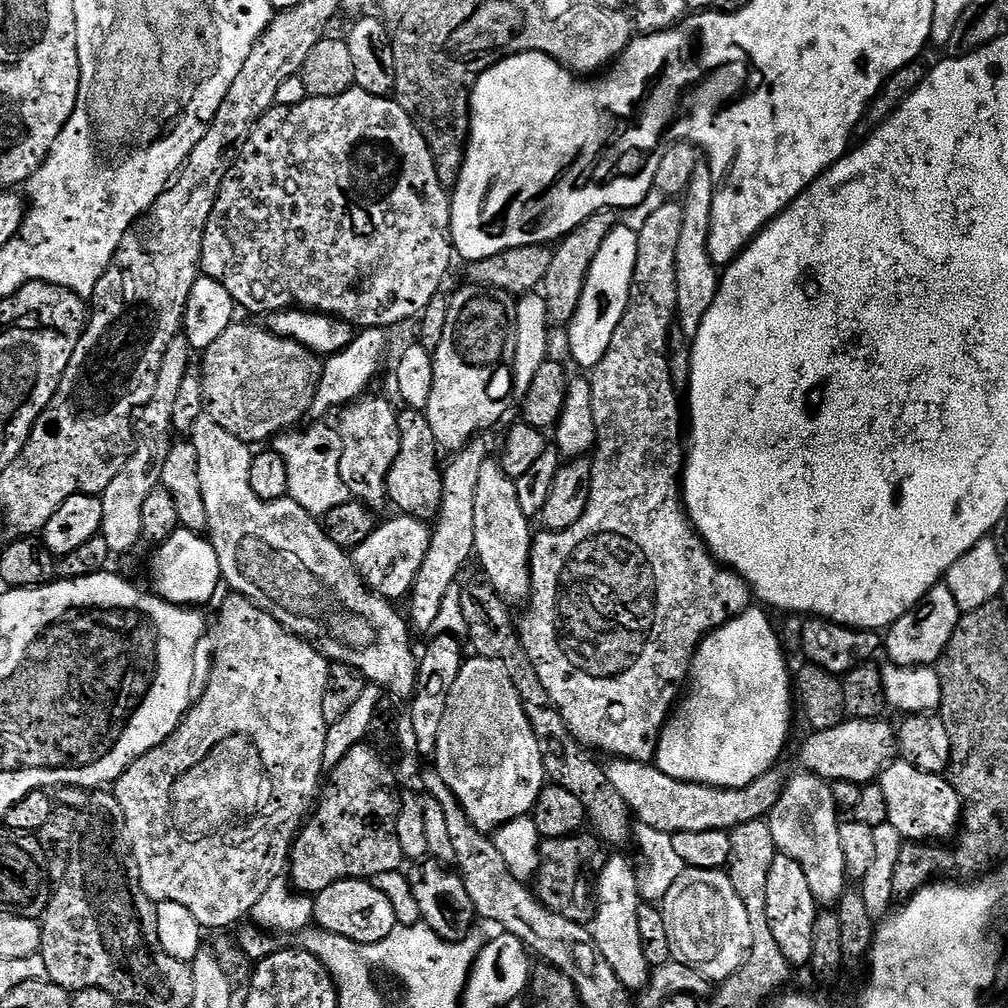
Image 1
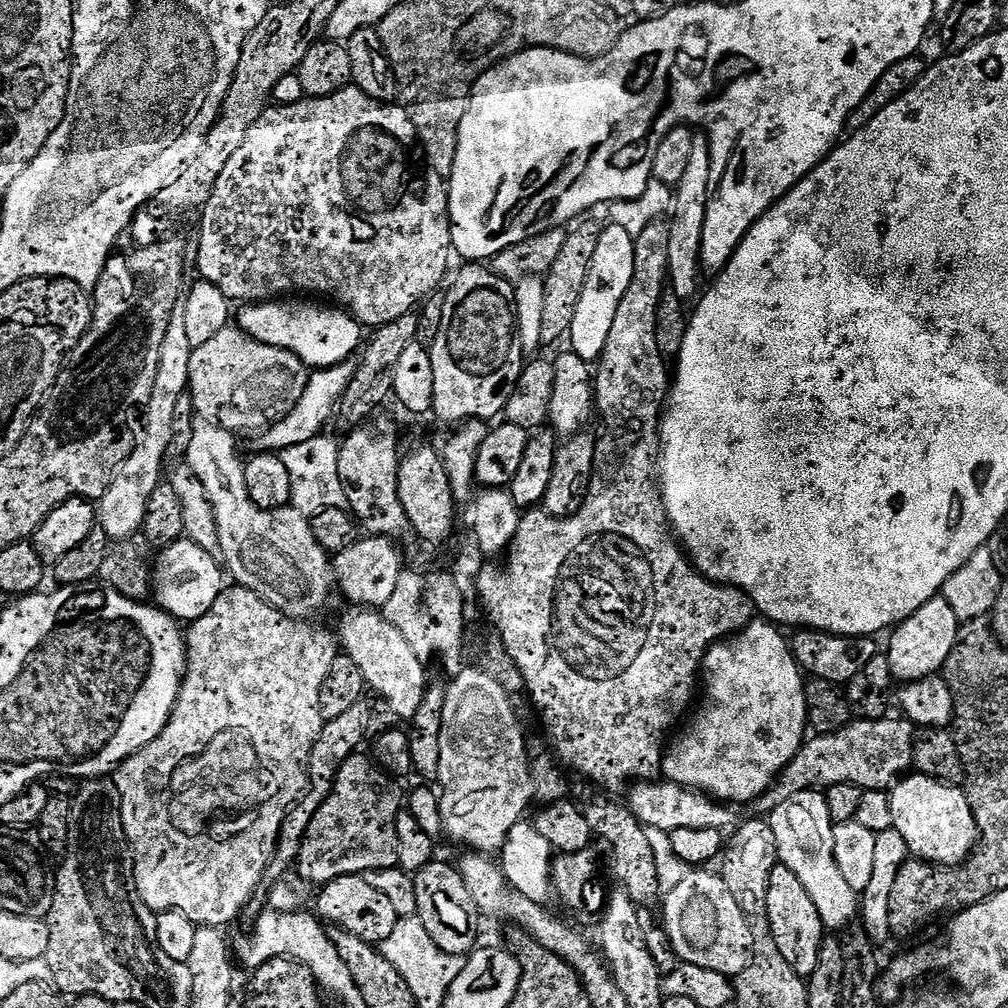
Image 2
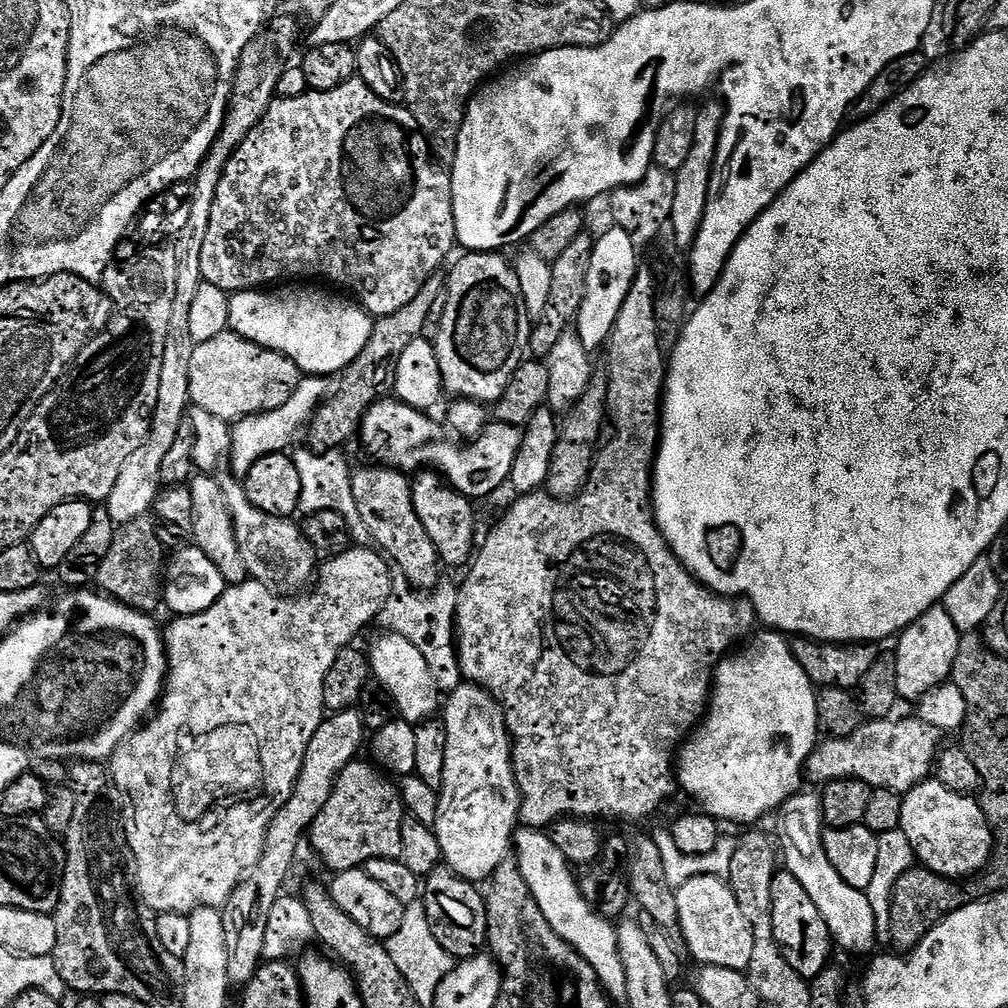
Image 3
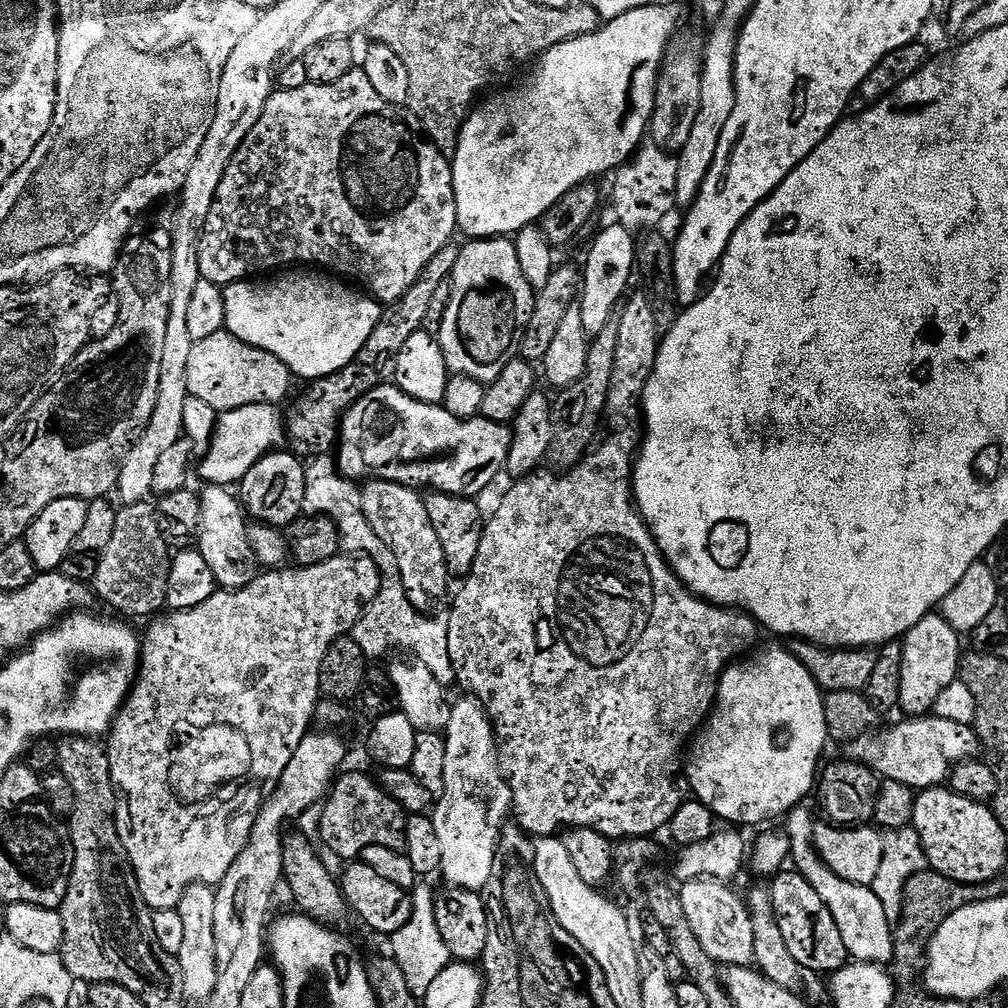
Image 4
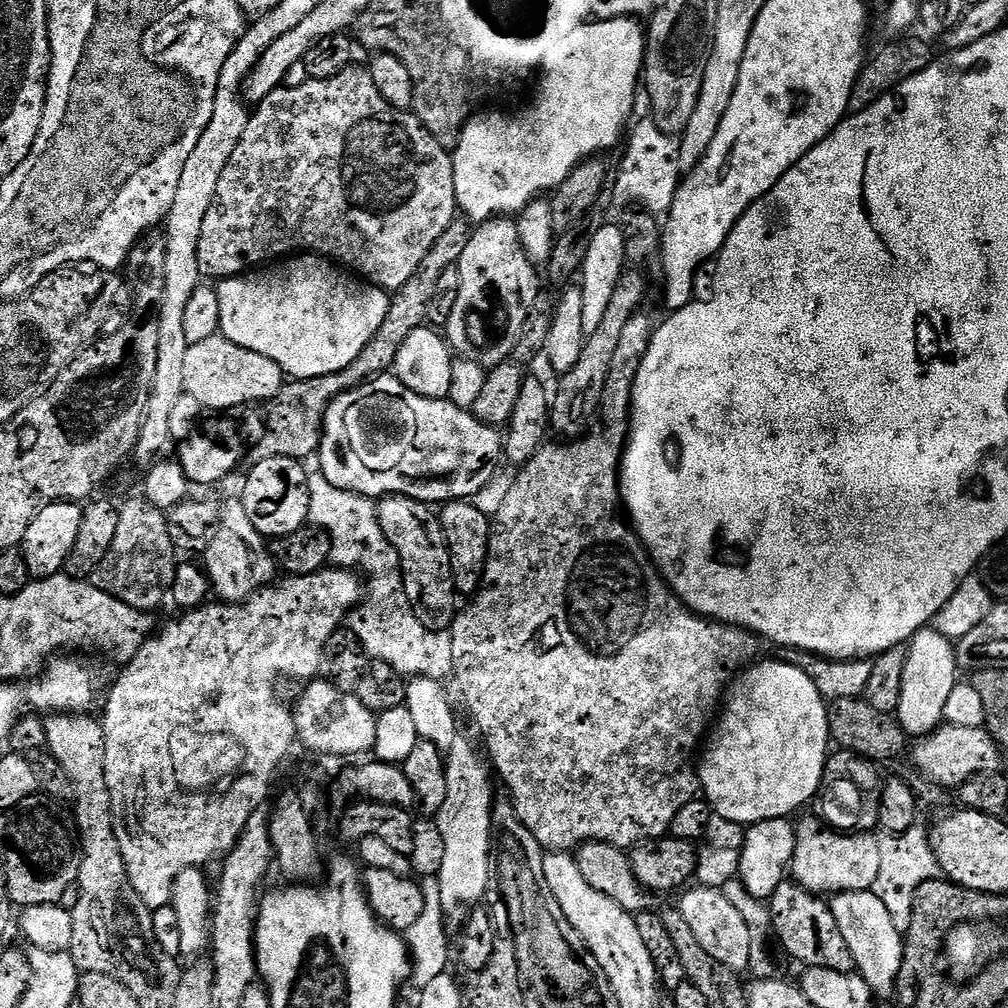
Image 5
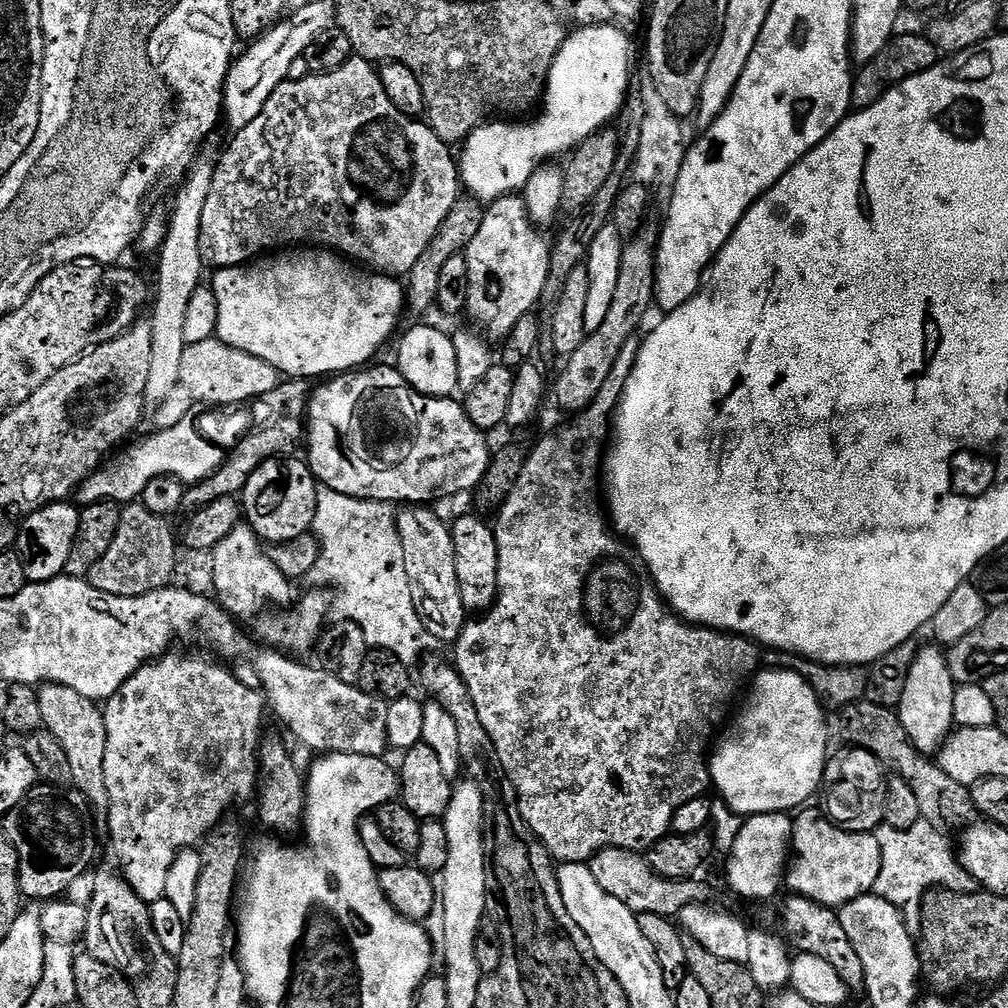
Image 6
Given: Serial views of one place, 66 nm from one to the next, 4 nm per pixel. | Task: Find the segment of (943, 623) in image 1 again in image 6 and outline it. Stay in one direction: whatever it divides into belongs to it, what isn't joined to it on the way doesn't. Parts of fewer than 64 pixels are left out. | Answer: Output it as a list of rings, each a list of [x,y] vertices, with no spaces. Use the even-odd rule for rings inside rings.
[[[921,647],[917,651],[914,666],[910,666],[910,678],[906,678],[906,690],[902,690],[902,702],[898,709],[908,739],[917,750],[925,754],[939,753],[954,731],[954,694],[958,687],[948,669],[947,655],[939,647],[931,647]]]

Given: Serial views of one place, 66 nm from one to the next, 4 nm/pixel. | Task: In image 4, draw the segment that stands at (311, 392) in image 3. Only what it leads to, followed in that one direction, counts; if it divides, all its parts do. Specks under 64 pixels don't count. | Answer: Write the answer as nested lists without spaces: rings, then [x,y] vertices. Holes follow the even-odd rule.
[[[252,403],[250,406],[238,406],[238,410],[219,413],[216,431],[212,433],[207,454],[200,464],[200,476],[205,483],[230,488],[250,474],[250,466],[268,455],[286,432],[286,420],[277,405],[270,403]]]

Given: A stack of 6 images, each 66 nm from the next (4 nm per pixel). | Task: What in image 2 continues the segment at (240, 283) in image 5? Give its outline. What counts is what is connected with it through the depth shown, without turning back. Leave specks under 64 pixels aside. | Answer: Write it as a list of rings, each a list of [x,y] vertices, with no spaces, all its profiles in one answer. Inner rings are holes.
[[[277,298],[271,302],[252,302],[240,312],[238,326],[258,342],[290,350],[309,369],[323,370],[335,364],[343,364],[353,359],[352,355],[361,347],[362,325],[352,317],[352,313],[339,307],[323,308],[311,304],[308,298]]]

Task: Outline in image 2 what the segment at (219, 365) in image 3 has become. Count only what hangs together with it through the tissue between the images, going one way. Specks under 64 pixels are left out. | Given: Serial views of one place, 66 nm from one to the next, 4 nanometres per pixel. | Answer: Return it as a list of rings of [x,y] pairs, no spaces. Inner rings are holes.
[[[229,326],[218,330],[210,342],[193,348],[190,358],[190,378],[187,395],[192,397],[192,410],[199,419],[214,422],[225,428],[227,432],[253,432],[259,434],[290,414],[294,406],[302,398],[308,385],[310,369],[285,348],[270,346],[266,342],[258,342],[250,334],[246,334],[239,326]]]

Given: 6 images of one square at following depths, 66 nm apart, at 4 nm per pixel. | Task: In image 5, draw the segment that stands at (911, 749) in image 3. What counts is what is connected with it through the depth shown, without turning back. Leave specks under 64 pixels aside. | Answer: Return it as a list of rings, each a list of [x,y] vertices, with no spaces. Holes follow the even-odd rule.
[[[945,722],[928,735],[919,737],[915,744],[916,749],[912,752],[915,771],[945,790],[959,789],[972,776],[982,772],[1000,772],[1002,768],[1000,748],[985,727],[954,726]]]

